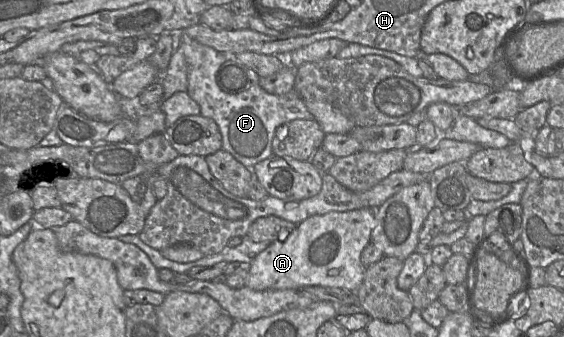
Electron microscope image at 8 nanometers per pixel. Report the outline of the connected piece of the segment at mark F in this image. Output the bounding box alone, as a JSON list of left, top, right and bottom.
[177,33,313,167]

